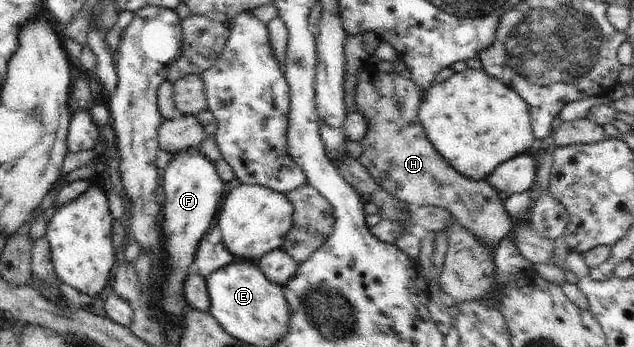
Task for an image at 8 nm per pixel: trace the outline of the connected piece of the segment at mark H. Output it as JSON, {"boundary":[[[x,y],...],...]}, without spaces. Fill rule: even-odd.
{"boundary":[[[362,67],[355,87],[355,104],[357,110],[366,116],[370,127],[369,132],[361,139],[364,151],[358,161],[367,169],[377,185],[396,199],[405,204],[413,204],[415,207],[436,206],[449,211],[459,226],[465,227],[481,244],[493,250],[512,231],[513,219],[505,210],[503,201],[499,199],[499,192],[488,183],[487,179],[474,181],[464,177],[451,167],[429,142],[418,117],[423,93],[425,92],[421,92],[411,79],[401,77],[399,69],[387,74],[369,73]]]}

